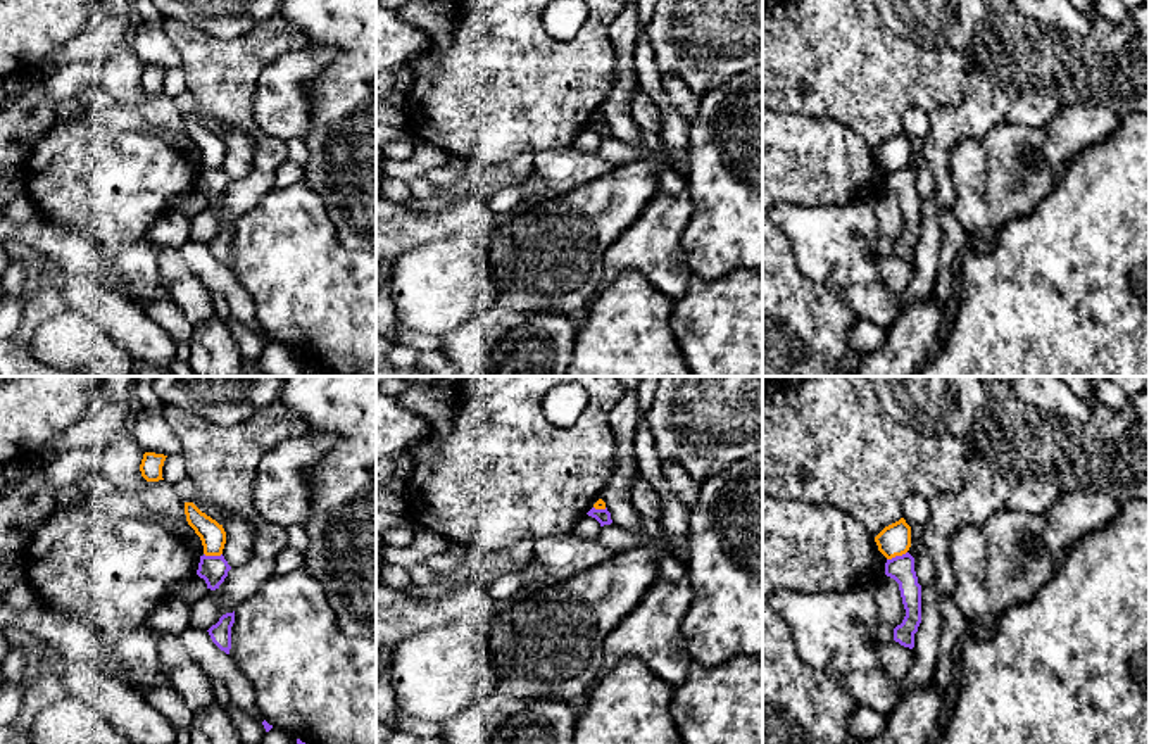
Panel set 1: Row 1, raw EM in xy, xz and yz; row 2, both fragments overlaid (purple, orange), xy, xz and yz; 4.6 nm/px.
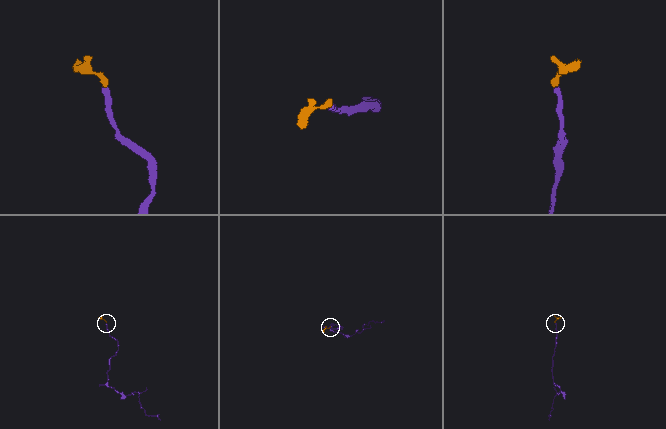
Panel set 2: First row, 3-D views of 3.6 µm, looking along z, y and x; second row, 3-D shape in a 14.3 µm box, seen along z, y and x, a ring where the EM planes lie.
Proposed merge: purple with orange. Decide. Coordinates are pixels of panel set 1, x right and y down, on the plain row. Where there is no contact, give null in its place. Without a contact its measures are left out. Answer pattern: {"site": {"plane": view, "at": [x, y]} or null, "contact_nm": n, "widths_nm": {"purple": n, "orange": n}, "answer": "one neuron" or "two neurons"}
{"site": {"plane": "yz", "at": [896, 170]}, "contact_nm": 100, "widths_nm": {"purple": 120, "orange": 150}, "answer": "two neurons"}

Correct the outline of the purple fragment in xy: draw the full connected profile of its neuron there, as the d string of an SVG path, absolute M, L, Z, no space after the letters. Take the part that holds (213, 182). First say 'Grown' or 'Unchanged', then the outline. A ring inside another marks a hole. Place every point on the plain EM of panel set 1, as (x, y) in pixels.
Unchanged. M200 169L197 188L205 193L207 202L216 204L228 190L231 180L224 169Z

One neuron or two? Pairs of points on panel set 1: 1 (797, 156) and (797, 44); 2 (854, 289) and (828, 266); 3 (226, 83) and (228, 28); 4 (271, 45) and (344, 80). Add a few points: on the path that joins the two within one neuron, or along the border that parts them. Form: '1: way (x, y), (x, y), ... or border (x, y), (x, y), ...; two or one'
1: border (780, 113), (803, 113), (837, 121); two
2: way (847, 282), (835, 270); one
3: border (264, 21), (233, 38), (216, 38), (190, 25); two
4: border (283, 18), (292, 31), (304, 37), (306, 45); two

